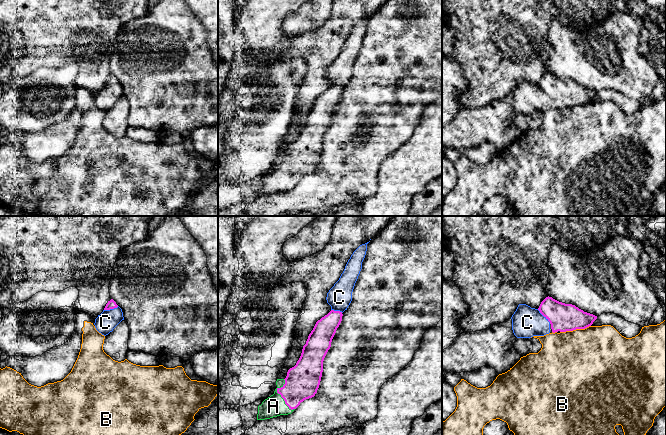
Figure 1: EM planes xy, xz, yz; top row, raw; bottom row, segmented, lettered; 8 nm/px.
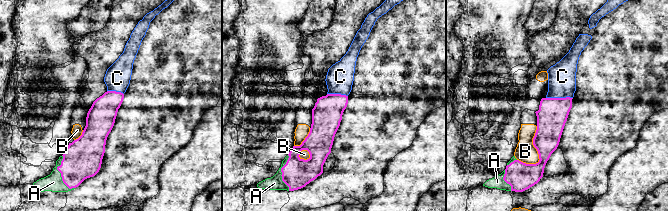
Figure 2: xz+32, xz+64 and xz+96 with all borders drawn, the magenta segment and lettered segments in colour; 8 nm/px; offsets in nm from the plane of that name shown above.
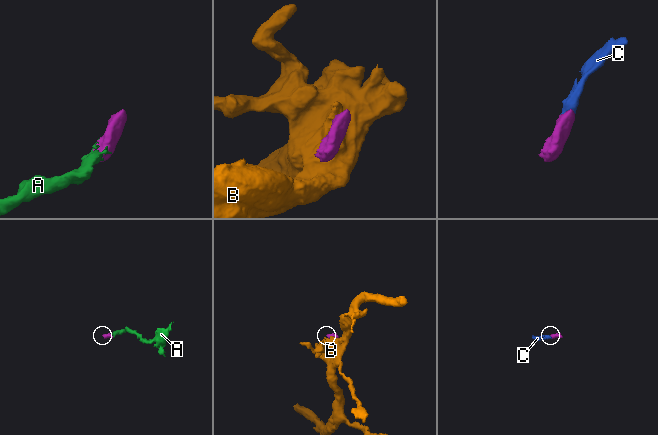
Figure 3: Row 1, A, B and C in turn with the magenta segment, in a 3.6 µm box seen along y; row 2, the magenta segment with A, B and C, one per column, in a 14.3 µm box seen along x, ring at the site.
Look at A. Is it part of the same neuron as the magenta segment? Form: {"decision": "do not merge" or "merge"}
{"decision": "merge"}

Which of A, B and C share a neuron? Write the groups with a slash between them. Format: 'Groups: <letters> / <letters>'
Groups: A C / B

